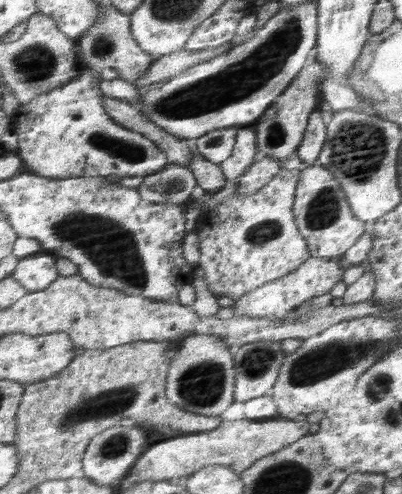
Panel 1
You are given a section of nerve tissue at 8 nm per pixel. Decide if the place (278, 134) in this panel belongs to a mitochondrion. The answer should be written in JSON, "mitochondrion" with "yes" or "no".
{"mitochondrion":"yes"}

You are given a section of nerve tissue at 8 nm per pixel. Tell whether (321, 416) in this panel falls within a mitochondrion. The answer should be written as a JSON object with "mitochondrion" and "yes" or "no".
{"mitochondrion":"no"}

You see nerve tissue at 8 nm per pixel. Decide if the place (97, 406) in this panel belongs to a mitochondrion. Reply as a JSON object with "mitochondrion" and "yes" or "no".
{"mitochondrion":"yes"}

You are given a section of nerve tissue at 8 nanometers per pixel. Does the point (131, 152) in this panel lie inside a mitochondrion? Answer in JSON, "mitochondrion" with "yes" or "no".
{"mitochondrion":"yes"}

